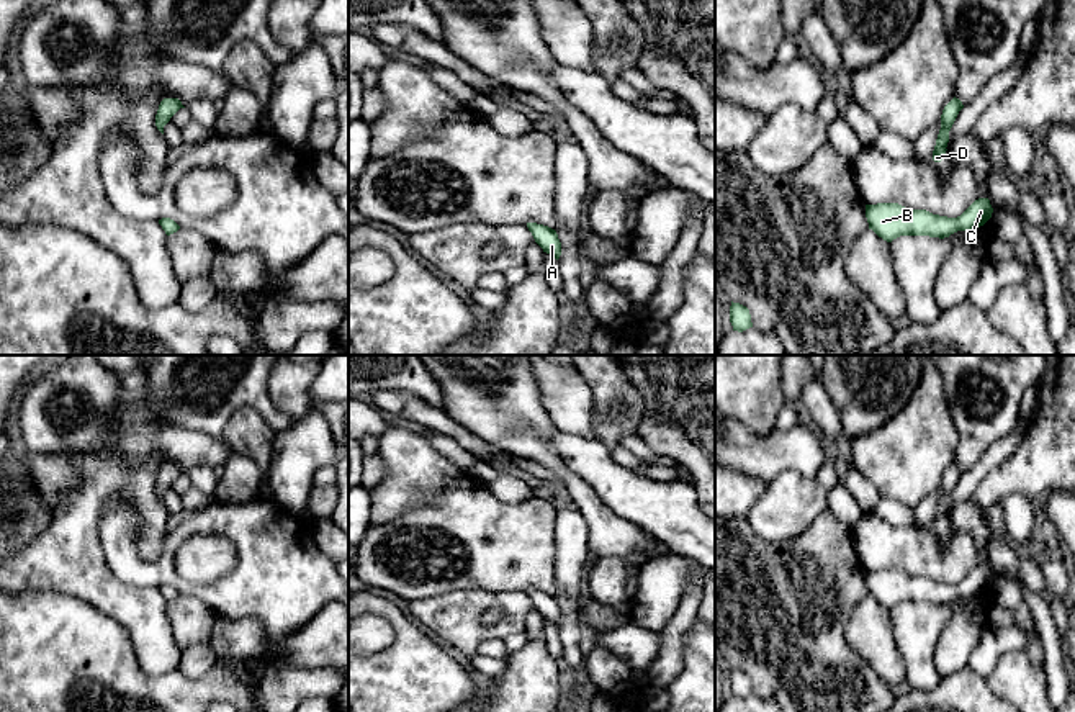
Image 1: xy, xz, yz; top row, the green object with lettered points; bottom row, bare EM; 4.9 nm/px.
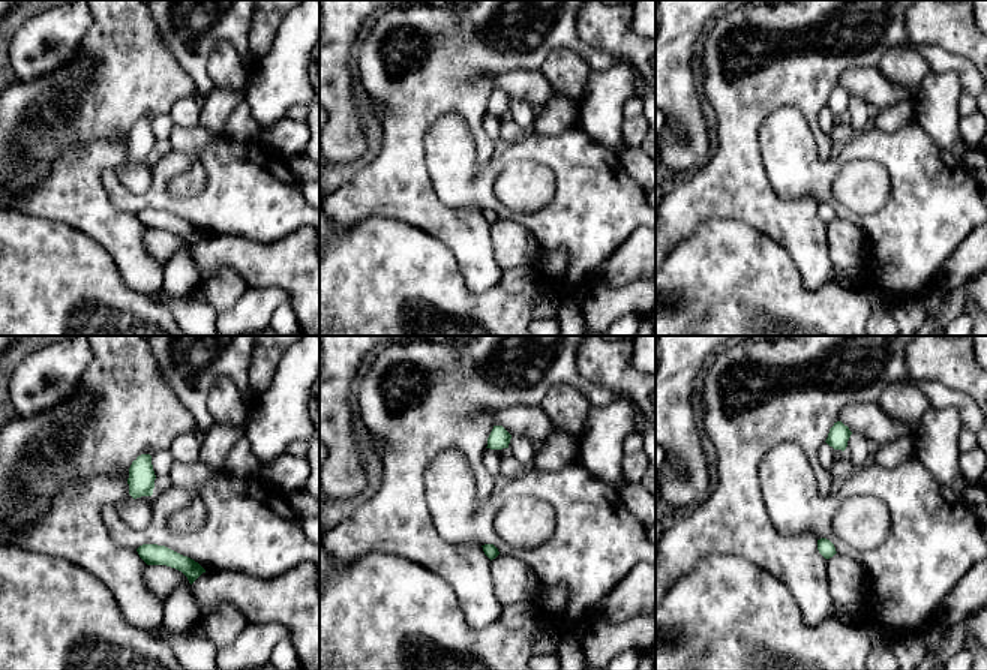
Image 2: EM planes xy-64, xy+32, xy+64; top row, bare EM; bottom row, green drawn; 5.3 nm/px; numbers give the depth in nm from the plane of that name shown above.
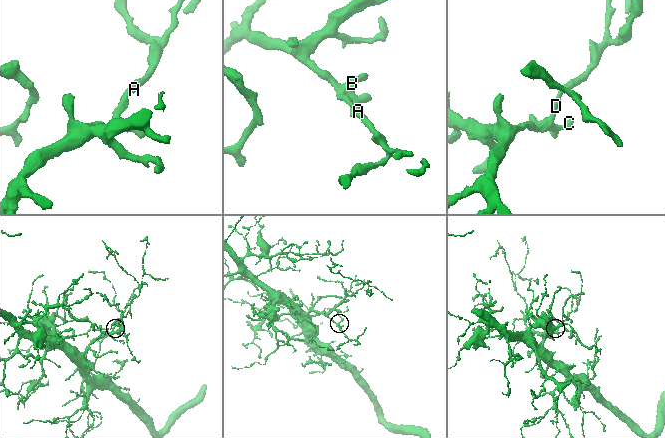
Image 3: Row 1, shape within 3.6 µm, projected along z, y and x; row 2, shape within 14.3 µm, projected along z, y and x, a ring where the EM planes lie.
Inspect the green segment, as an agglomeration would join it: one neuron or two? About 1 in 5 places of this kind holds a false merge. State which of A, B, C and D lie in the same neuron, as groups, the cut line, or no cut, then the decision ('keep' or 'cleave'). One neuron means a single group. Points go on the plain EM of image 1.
A B C D; no cut; keep

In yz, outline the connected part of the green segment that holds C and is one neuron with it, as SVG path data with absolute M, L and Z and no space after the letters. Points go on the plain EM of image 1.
M988 565L975 566L960 583L947 584L926 576L908 576L898 570L866 571L869 596L887 609L900 602L949 604L957 597L983 593L992 584Z

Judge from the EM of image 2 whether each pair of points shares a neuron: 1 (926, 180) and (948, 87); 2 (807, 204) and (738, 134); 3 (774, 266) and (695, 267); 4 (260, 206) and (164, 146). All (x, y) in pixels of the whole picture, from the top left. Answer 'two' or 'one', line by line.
1: two
2: one
3: one
4: two

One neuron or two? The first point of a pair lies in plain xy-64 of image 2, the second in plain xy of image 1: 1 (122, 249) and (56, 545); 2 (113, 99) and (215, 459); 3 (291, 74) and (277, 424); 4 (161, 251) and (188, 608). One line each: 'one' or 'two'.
1: one
2: one
3: two
4: one

